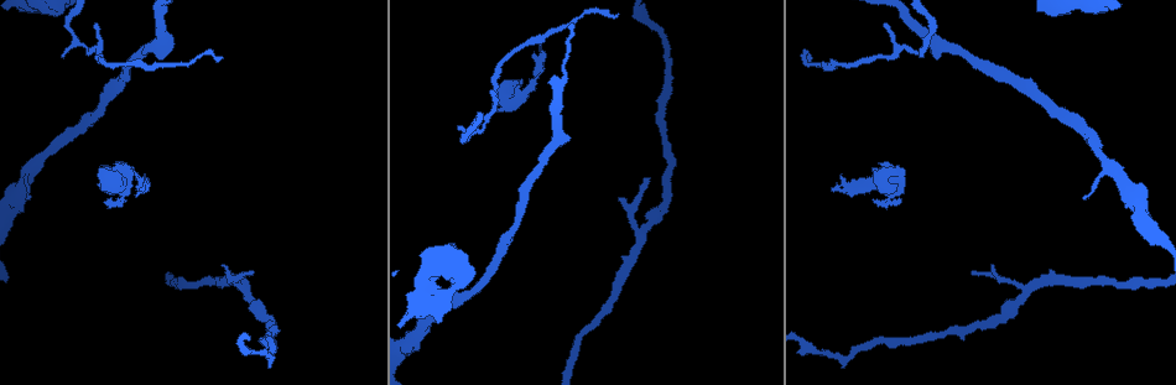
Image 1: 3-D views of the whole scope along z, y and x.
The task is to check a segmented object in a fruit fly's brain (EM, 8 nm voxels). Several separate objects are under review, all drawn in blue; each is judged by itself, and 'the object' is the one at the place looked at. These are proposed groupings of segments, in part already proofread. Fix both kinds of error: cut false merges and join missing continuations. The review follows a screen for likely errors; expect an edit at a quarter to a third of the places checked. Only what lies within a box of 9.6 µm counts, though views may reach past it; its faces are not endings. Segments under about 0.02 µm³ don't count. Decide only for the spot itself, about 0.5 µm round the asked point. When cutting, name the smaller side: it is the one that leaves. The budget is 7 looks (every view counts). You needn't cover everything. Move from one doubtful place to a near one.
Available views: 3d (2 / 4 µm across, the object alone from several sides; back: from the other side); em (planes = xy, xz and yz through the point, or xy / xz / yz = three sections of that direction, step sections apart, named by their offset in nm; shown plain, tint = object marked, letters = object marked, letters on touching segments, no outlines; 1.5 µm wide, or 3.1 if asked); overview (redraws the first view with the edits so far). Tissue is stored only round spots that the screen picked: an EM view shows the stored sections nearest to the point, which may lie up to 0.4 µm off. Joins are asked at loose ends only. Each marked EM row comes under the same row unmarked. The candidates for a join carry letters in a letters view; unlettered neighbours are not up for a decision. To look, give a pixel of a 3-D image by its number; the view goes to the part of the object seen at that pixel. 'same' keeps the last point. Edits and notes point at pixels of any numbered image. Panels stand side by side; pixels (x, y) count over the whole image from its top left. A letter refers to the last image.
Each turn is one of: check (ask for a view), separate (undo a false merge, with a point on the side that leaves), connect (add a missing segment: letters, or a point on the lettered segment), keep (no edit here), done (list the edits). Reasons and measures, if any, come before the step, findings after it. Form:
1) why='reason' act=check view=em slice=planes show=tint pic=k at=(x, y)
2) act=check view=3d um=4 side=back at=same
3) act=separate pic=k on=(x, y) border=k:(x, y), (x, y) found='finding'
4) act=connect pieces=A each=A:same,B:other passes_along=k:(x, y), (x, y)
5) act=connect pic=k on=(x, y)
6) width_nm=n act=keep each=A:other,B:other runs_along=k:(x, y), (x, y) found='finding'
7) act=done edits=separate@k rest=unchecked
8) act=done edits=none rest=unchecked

act=check view=em slice=planes show=letters pic=1 at=(489, 91)

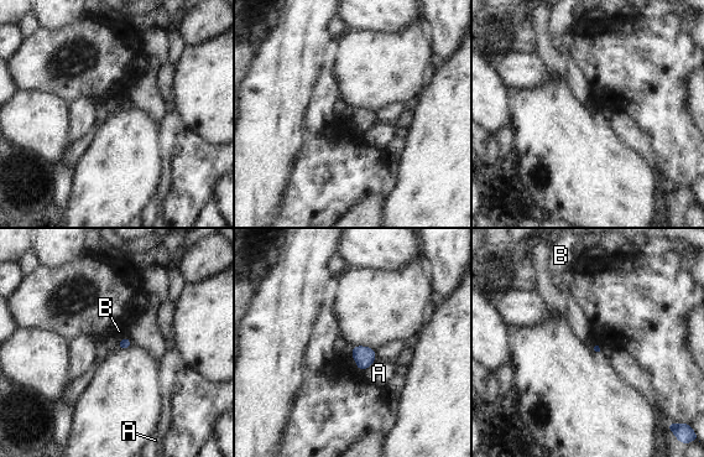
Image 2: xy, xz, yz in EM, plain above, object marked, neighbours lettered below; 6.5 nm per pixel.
act=keep each=A:other,B:other border=2:(128, 337), (119, 341) found='no lettered segment goes on from it'

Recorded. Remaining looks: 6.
why='free end' act=check view=em slice=planes show=letters pic=1 at=(972, 272)

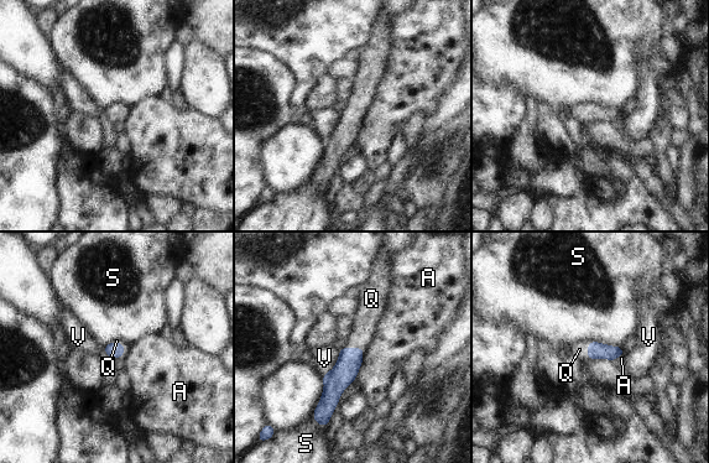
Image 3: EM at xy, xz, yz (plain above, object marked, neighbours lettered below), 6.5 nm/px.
act=connect pieces=Q each=A:other,Q:same,S:other,V:other found='it goes on there'

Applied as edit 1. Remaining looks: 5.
why='see it whole again' act=check view=overview

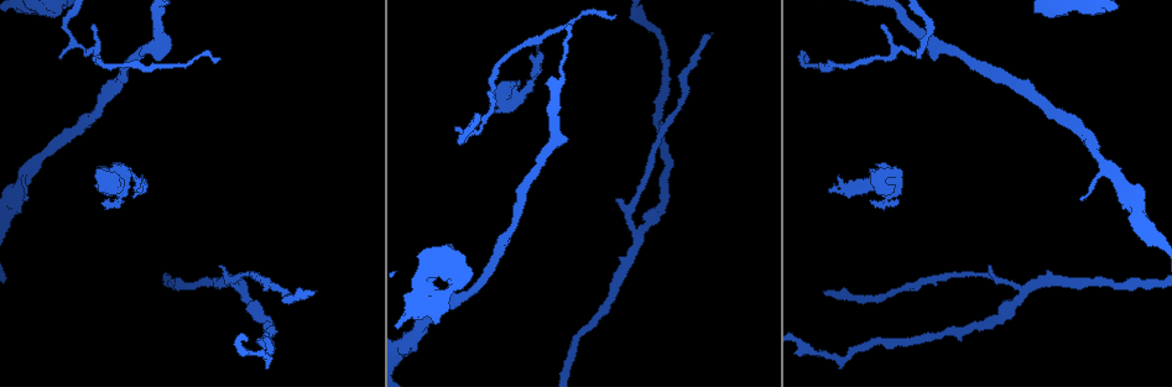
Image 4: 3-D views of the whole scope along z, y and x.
why='tapers out' act=check view=3d um=4 pic=4 at=(825, 292)

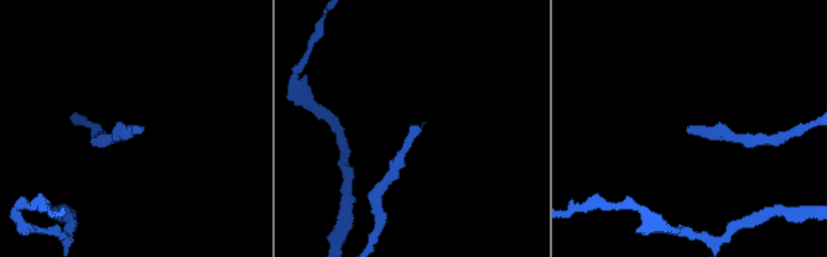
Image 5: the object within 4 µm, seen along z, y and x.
act=check view=em slice=xz step=4 show=letters pic=5 at=(688, 127)

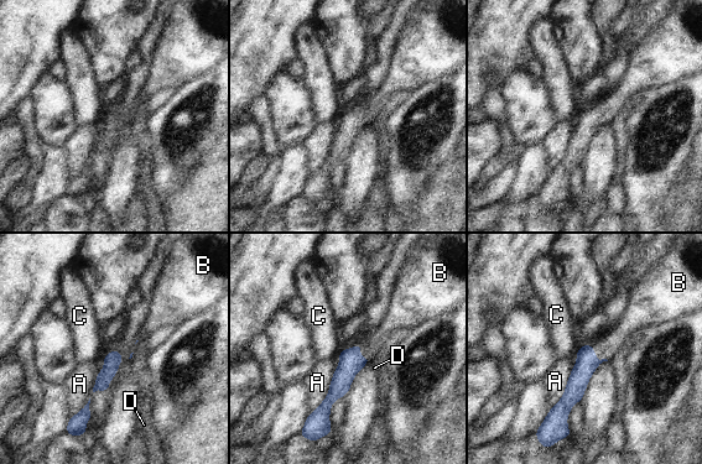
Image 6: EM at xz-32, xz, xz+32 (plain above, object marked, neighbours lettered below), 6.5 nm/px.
act=check view=em slice=planes show=letters at=same

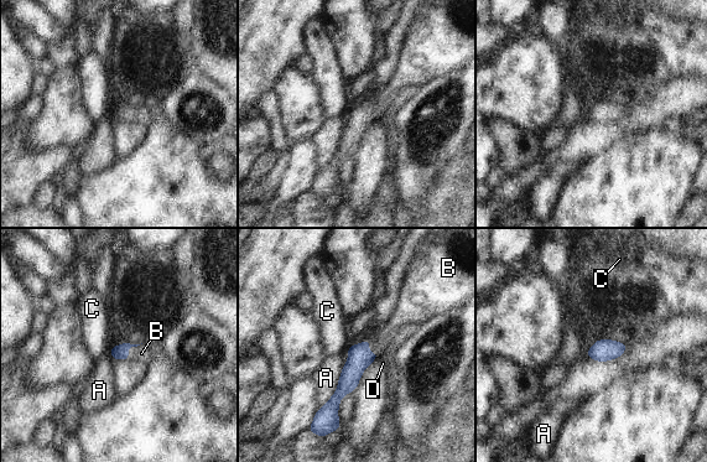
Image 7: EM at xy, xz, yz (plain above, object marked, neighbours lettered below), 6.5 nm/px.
longest_contact=A:340nm act=connect pieces=B each=A:other,B:same,C:other,D:other passes_along=7:(118, 352), (130, 347), (141, 353) found='it goes on there'

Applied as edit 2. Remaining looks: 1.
act=done edits=connect@3,connect@7 rest=unchecked

